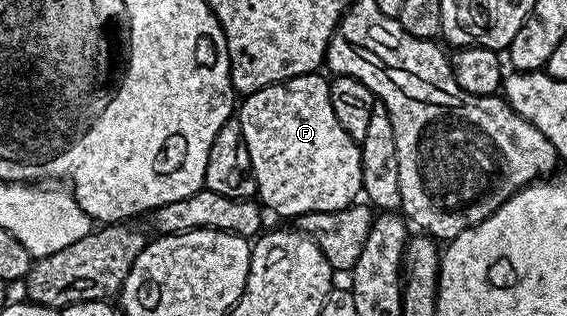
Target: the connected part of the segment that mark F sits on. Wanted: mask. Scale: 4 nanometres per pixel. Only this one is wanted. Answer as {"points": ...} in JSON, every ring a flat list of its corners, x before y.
{"points":[[314,72,311,74,300,74,298,78,290,78,288,82,264,86,262,90,256,90,254,94,248,95,244,99,245,102,240,103,239,121,241,123,241,131,245,137,247,144,247,152,249,153,249,165,251,167,252,181,257,181,257,194,262,207,274,210,277,214,282,214,285,218,296,220,303,214,314,214,315,212,335,212,342,210,348,206,354,205,358,201,359,195,362,193,363,187,361,184,361,147,355,139,349,135,344,128,340,126,339,120,336,118,335,112,332,110,332,102,329,99,330,83,320,78,320,73]]}

